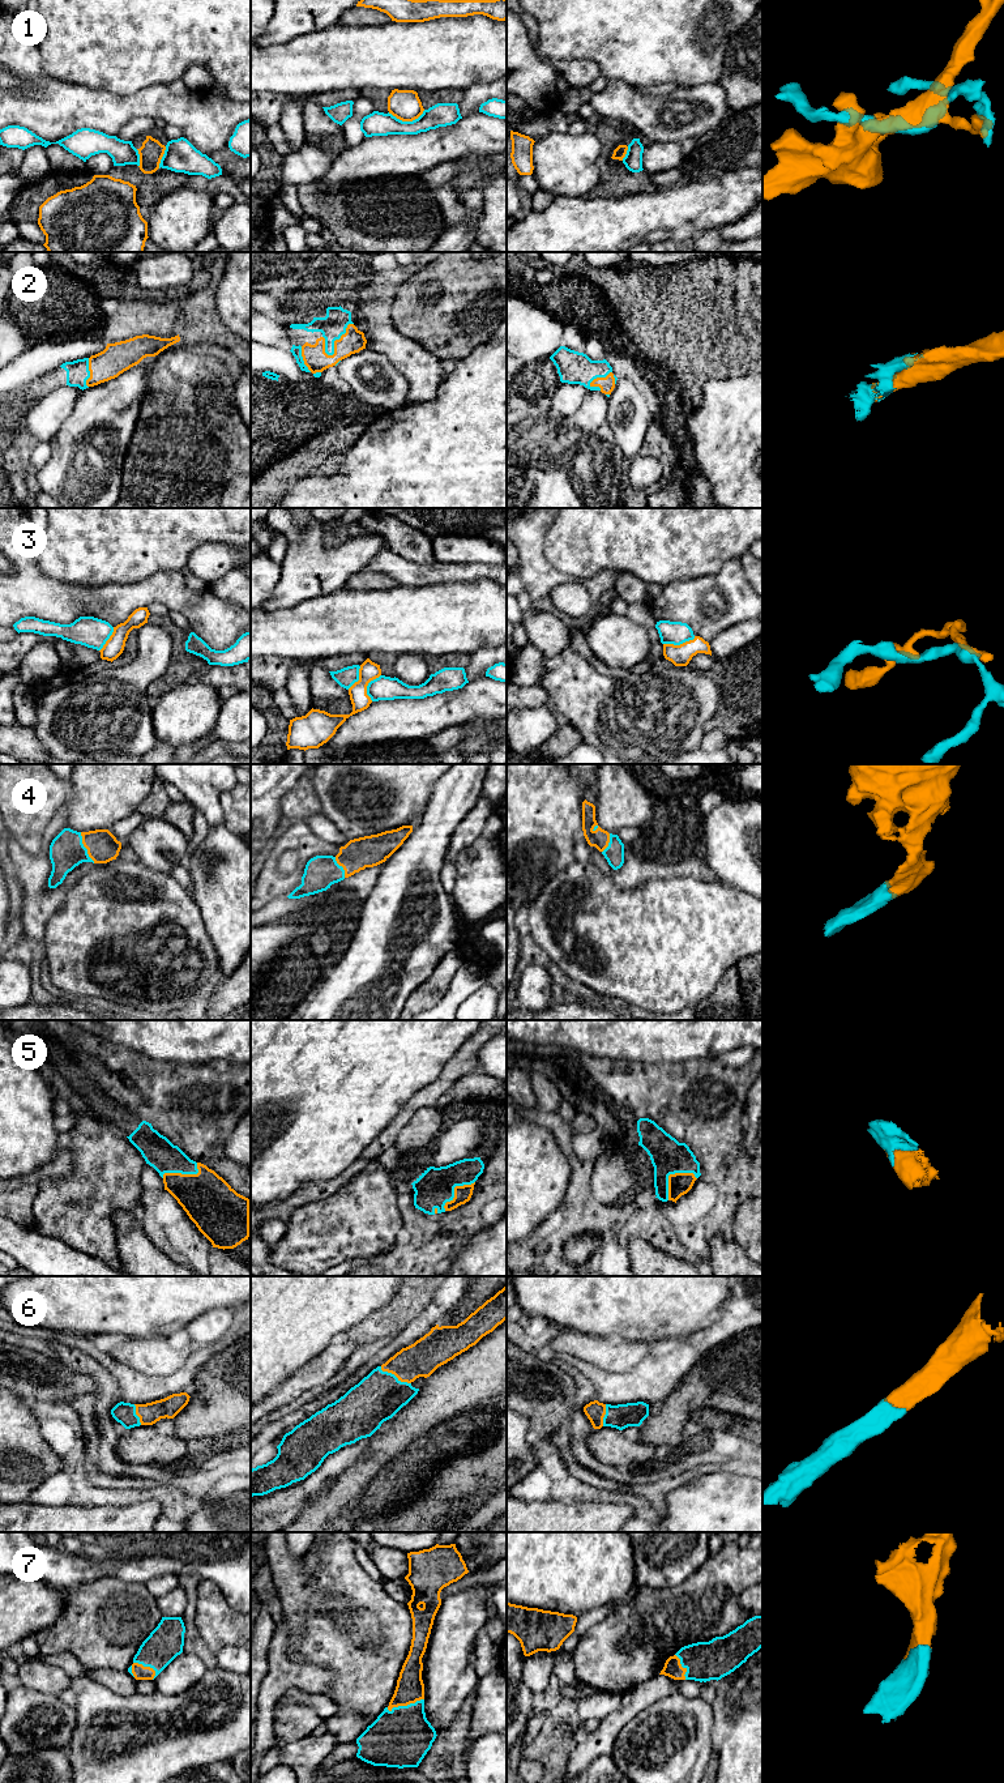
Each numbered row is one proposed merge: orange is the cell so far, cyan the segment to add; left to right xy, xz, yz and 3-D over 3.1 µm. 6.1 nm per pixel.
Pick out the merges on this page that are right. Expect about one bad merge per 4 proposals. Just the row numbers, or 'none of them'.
2, 4, 5, 6, 7

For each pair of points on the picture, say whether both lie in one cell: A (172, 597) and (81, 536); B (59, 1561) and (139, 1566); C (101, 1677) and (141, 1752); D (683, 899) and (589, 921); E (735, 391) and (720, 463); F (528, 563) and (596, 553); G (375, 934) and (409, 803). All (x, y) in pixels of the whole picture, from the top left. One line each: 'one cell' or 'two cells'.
A: two cells
B: one cell
C: two cells
D: one cell
E: one cell
F: two cells
G: two cells

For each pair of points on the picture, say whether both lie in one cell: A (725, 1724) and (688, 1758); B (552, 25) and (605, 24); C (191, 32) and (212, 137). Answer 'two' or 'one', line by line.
A: two
B: one
C: two

